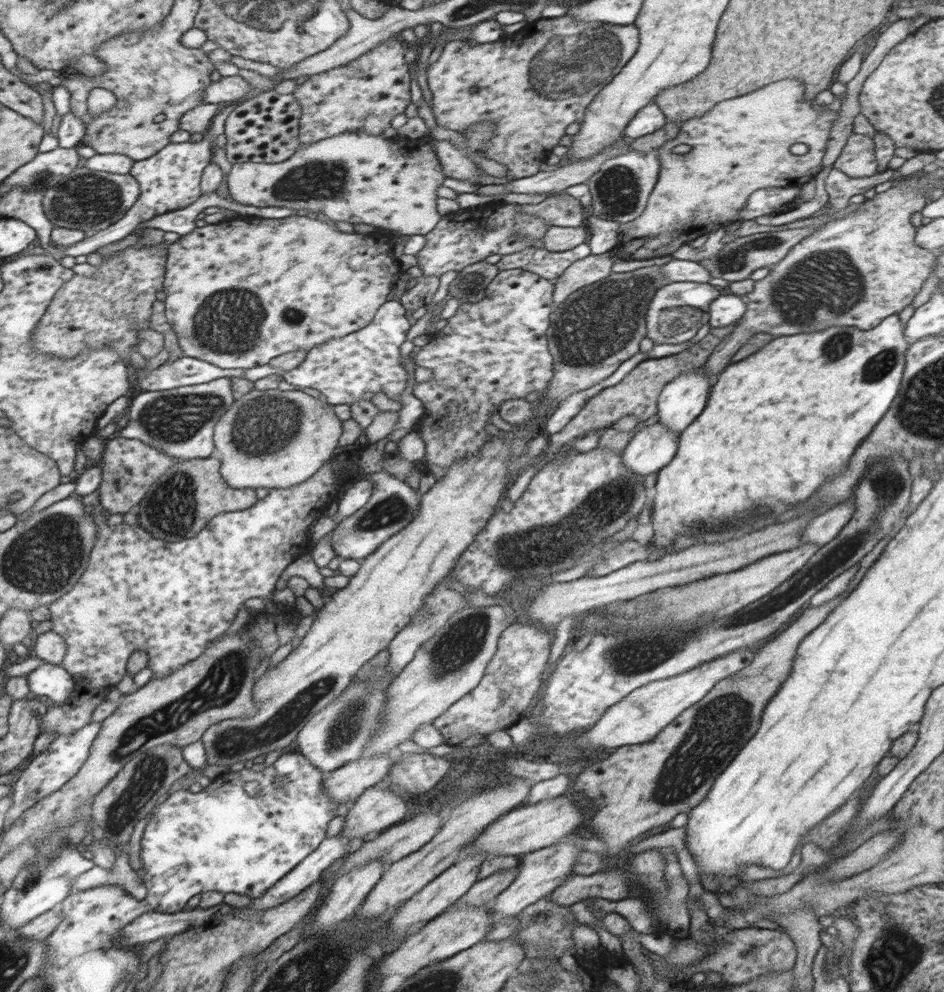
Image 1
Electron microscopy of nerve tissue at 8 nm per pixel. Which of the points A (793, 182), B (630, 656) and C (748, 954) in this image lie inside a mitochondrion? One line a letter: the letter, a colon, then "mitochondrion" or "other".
A: other
B: mitochondrion
C: mitochondrion

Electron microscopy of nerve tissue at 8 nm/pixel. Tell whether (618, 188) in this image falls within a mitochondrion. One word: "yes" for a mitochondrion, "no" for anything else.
yes

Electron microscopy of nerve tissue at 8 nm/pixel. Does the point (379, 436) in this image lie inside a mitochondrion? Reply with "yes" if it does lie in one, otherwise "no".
no

